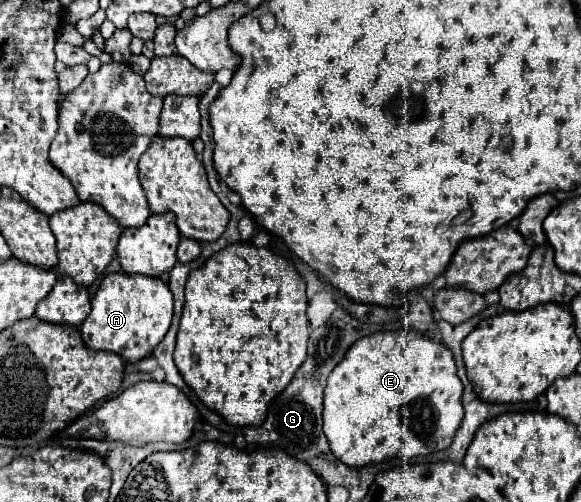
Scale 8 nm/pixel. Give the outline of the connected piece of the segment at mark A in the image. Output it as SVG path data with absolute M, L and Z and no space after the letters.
M124 272L104 276L92 298L92 312L80 326L82 340L92 350L116 352L128 362L138 362L152 354L172 322L170 288L154 276L130 276Z

